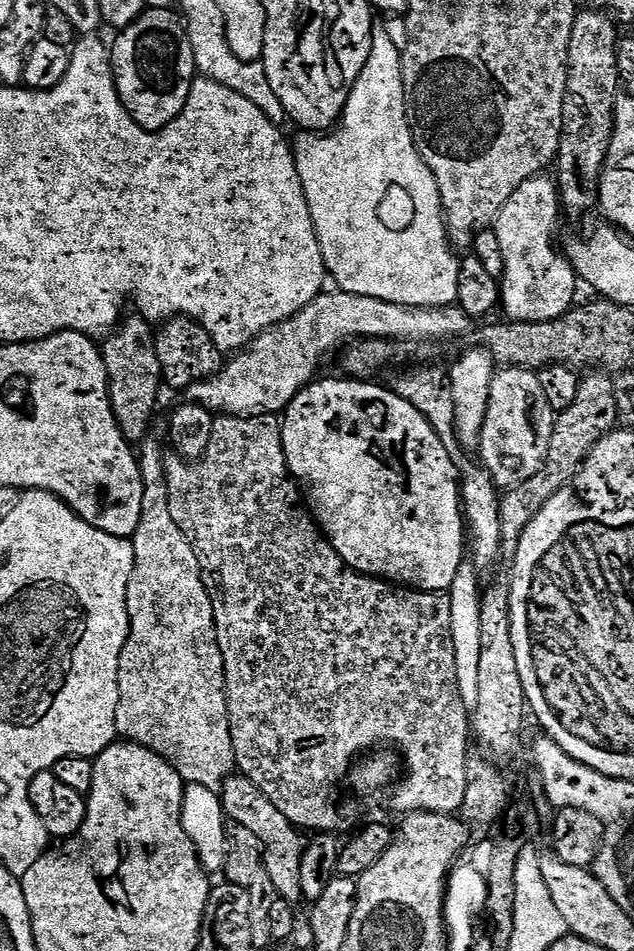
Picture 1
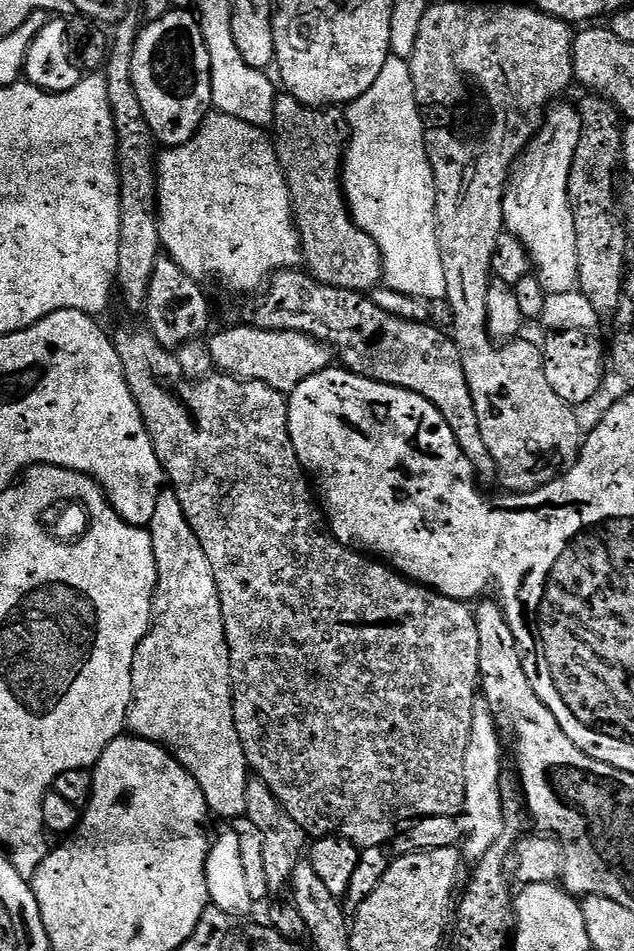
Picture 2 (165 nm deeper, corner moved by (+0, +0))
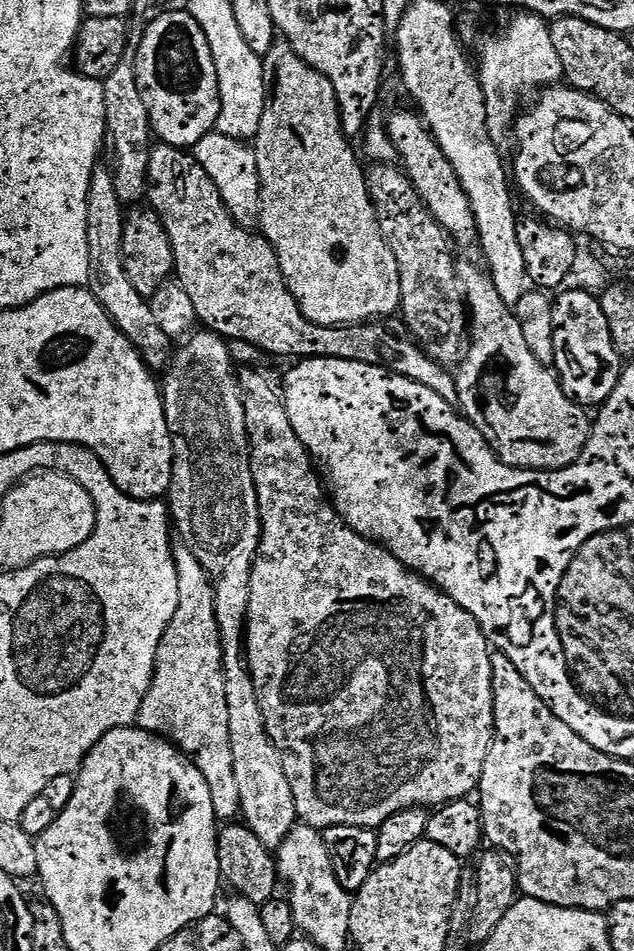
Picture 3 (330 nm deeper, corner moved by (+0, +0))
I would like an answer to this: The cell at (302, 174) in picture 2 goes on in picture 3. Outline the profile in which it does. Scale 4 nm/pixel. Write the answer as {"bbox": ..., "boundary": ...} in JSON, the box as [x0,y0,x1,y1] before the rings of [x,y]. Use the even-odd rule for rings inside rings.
{"bbox":[254,42,400,328],"boundary":[[[287,42],[273,44],[272,49],[262,59],[264,61],[264,79],[268,81],[271,88],[268,104],[264,108],[264,115],[268,118],[260,123],[258,134],[254,138],[254,151],[258,162],[258,174],[260,175],[260,219],[258,224],[264,237],[276,247],[280,269],[286,278],[286,286],[290,290],[290,294],[294,294],[302,314],[306,314],[306,318],[310,322],[321,324],[327,328],[368,322],[373,318],[395,317],[400,312],[398,258],[394,256],[394,250],[388,245],[387,238],[384,237],[384,231],[376,213],[376,206],[372,203],[372,195],[368,189],[365,165],[360,165],[360,160],[356,157],[351,142],[348,141],[349,133],[345,129],[343,119],[336,118],[340,116],[340,103],[330,78],[318,74],[318,70],[314,70],[314,66],[307,64]]]}

